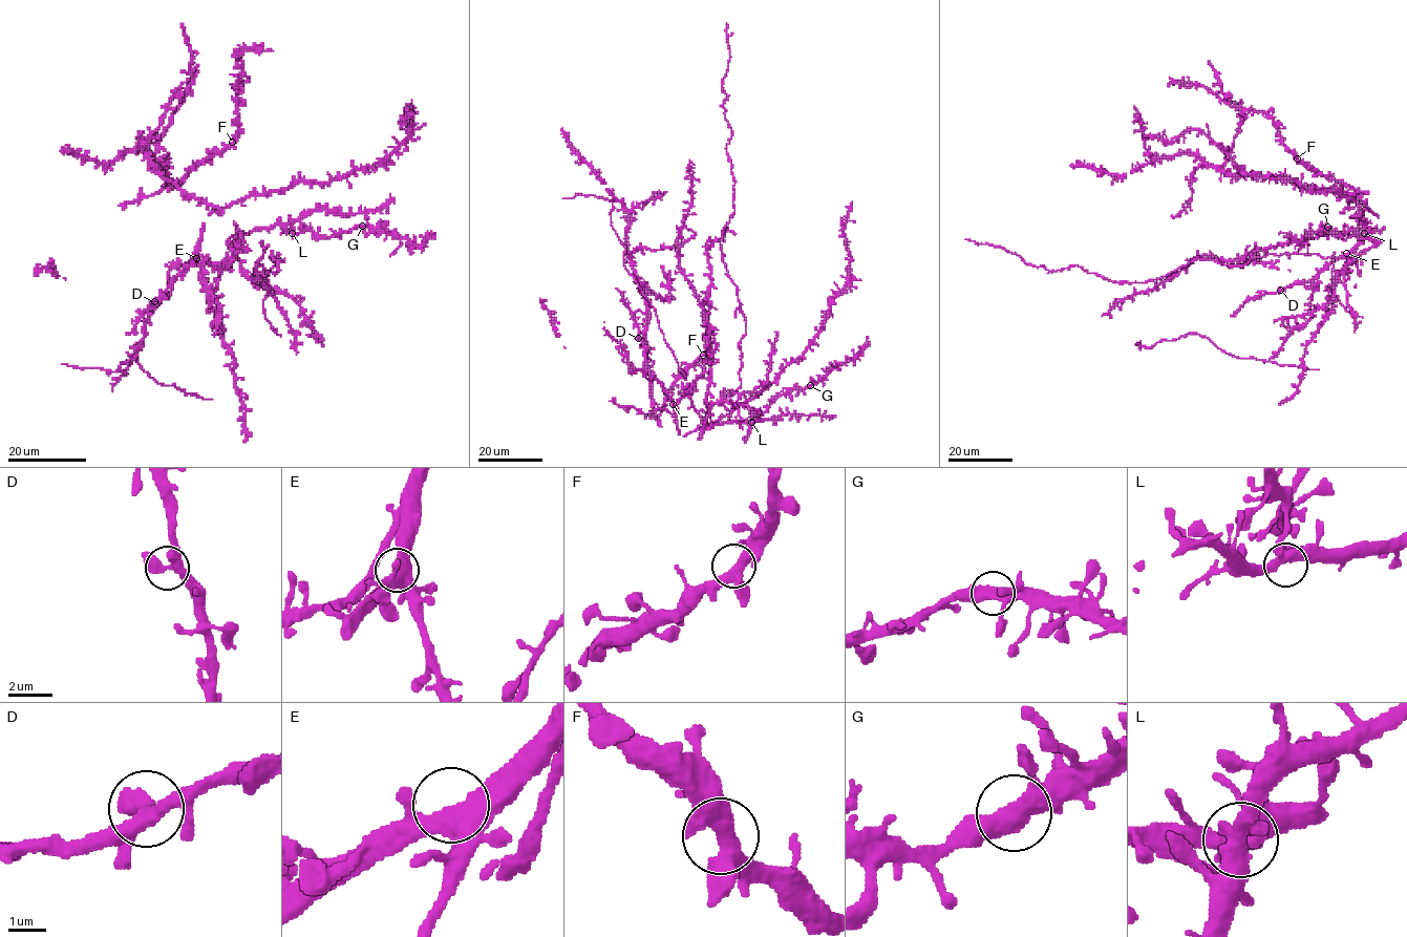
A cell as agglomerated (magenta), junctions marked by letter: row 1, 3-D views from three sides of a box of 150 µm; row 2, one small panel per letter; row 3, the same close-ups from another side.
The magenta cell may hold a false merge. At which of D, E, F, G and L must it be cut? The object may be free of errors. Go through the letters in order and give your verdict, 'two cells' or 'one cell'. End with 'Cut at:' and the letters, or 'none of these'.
D: one cell
E: one cell
F: one cell
G: one cell
L: one cell
Cut at: none of these

